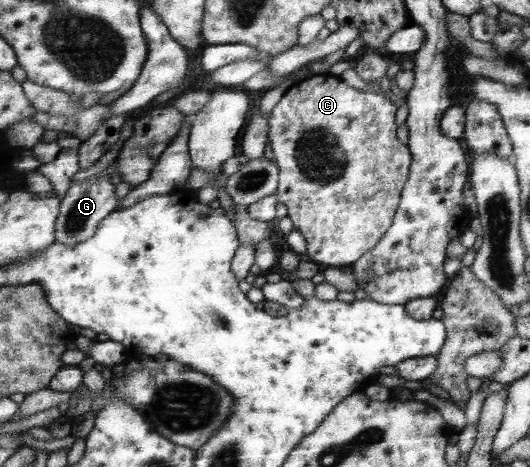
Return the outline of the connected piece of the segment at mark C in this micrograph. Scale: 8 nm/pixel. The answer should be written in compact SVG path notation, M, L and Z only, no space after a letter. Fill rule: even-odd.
M317 73L300 83L294 83L286 89L276 105L270 109L267 117L267 139L274 156L274 163L278 167L278 181L276 195L277 202L282 203L287 210L287 217L292 222L293 230L298 231L306 243L306 255L313 262L330 266L353 264L362 255L372 249L384 236L393 222L397 211L400 189L404 188L408 165L412 164L412 155L408 153L408 145L396 141L396 125L394 125L394 105L382 94L371 90L356 90L343 82L340 77L330 73Z

